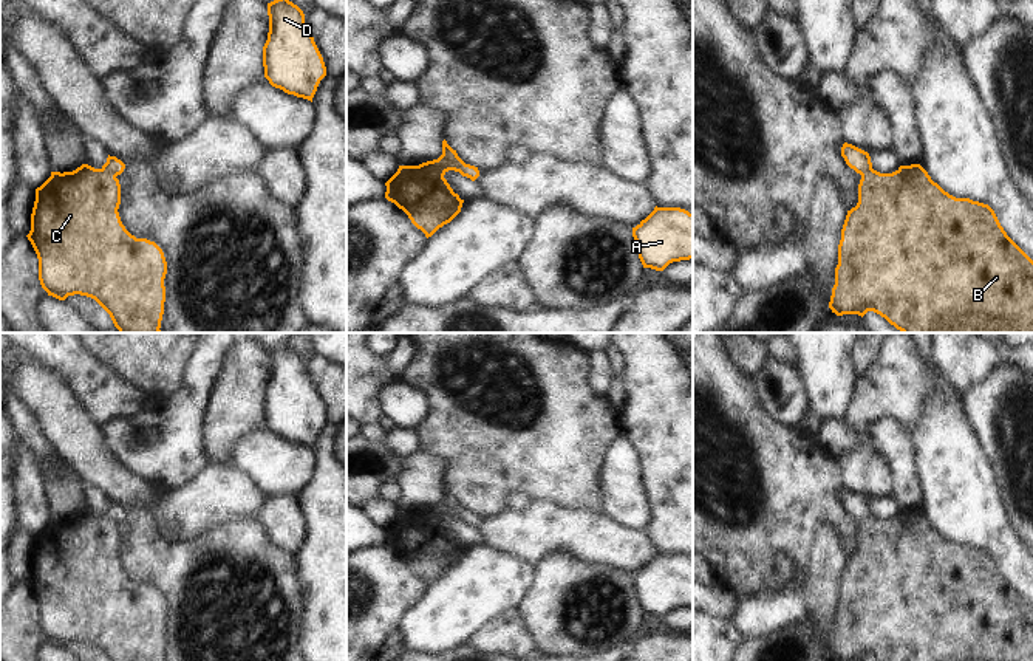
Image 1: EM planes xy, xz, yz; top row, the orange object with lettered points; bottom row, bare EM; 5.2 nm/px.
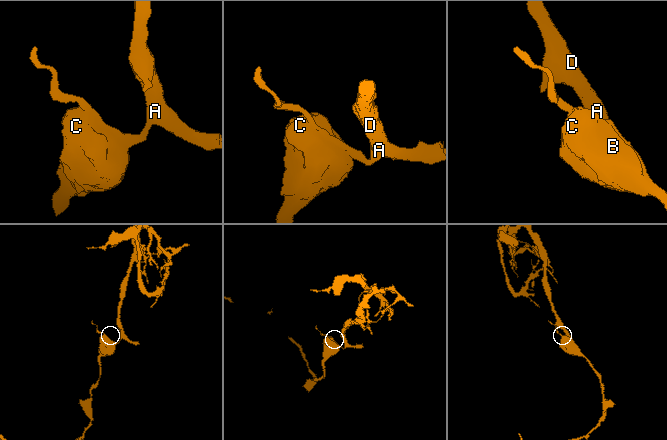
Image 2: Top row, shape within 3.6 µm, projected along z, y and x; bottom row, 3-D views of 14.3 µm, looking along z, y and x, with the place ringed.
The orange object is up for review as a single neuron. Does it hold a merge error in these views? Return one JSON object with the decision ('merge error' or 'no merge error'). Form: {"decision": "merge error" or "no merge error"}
{"decision": "merge error"}

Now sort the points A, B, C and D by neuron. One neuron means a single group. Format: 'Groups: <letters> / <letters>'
Groups: A D / B C.

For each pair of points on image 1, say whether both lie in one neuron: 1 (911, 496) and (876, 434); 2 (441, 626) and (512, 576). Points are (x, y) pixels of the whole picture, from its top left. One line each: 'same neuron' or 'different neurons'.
1: same neuron
2: same neuron

